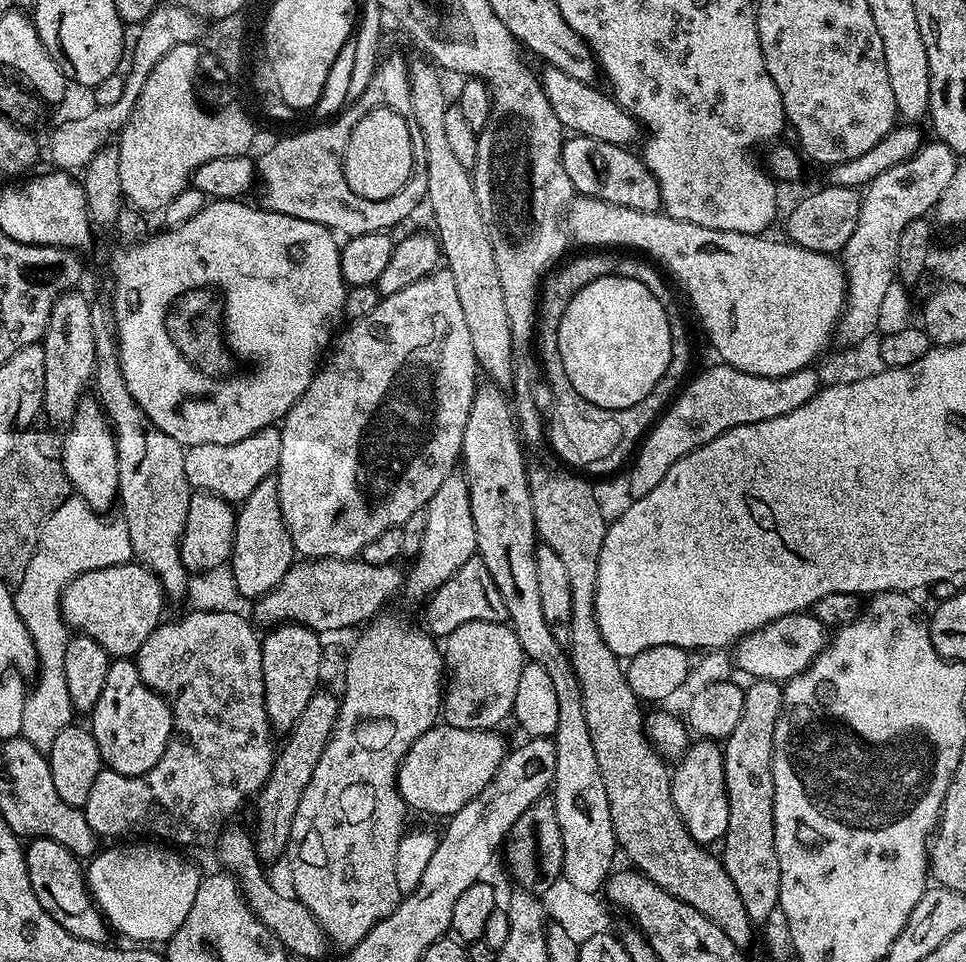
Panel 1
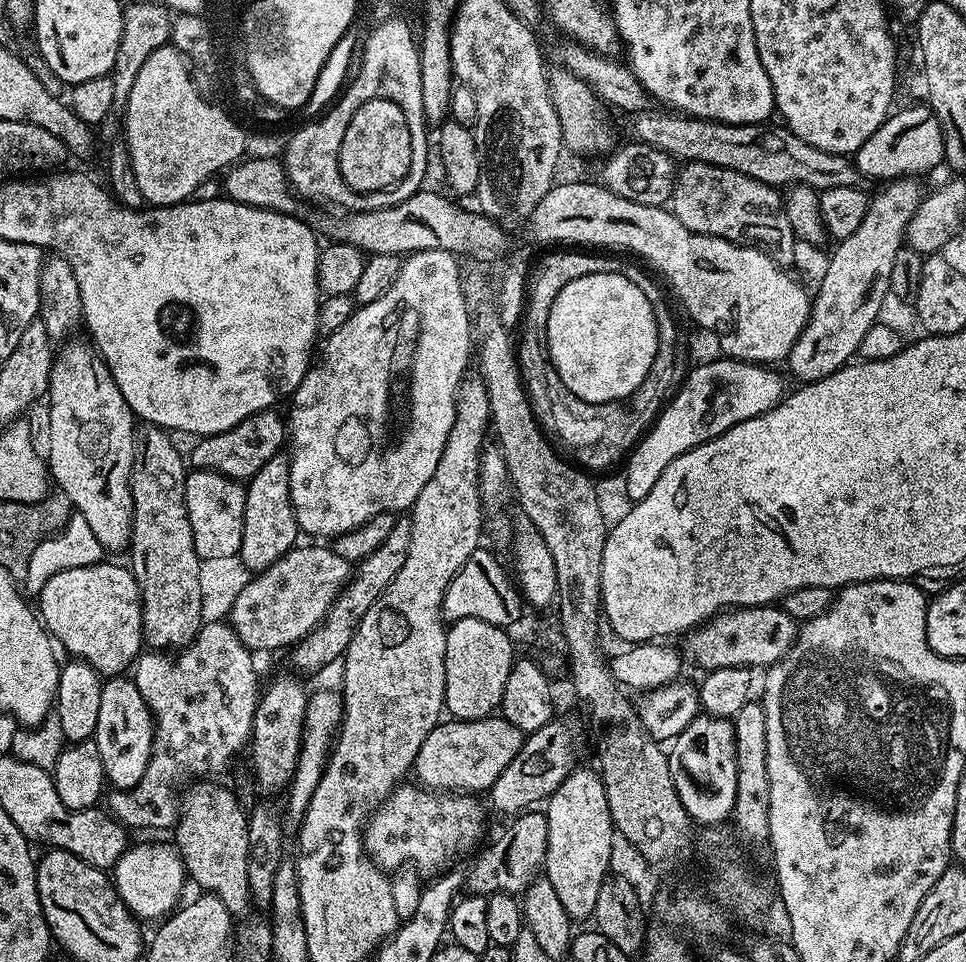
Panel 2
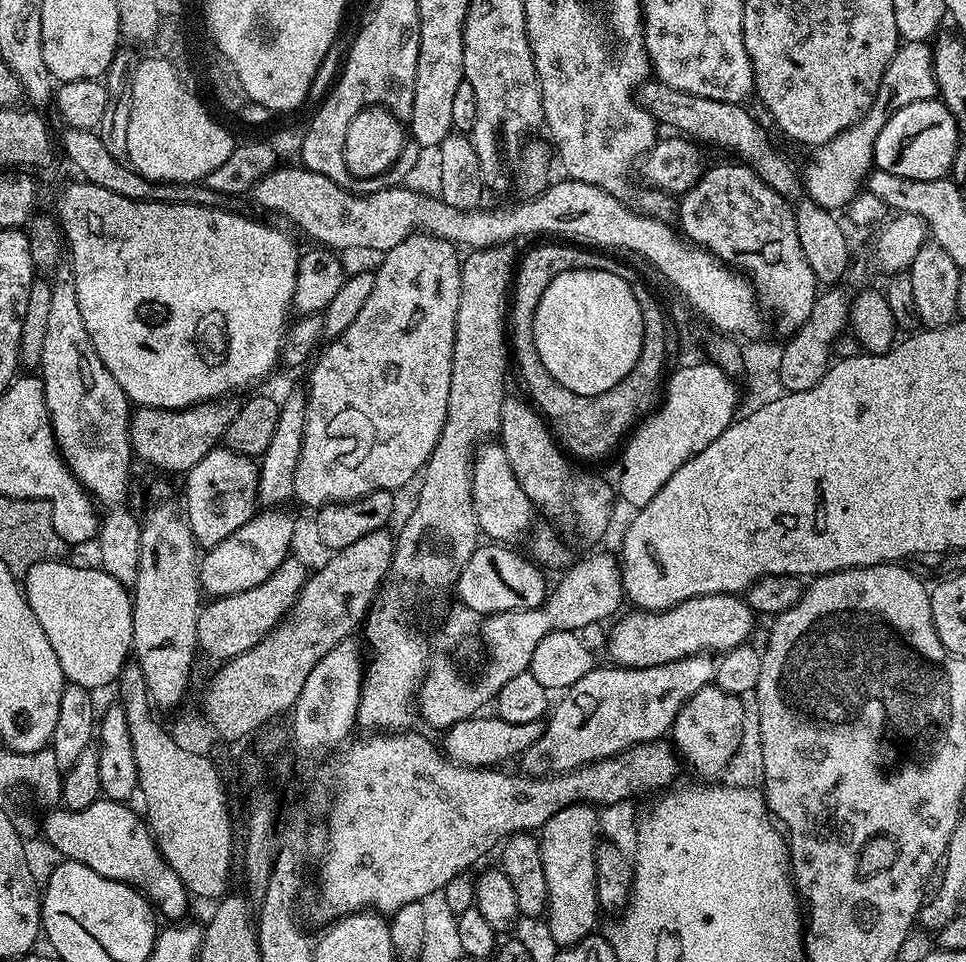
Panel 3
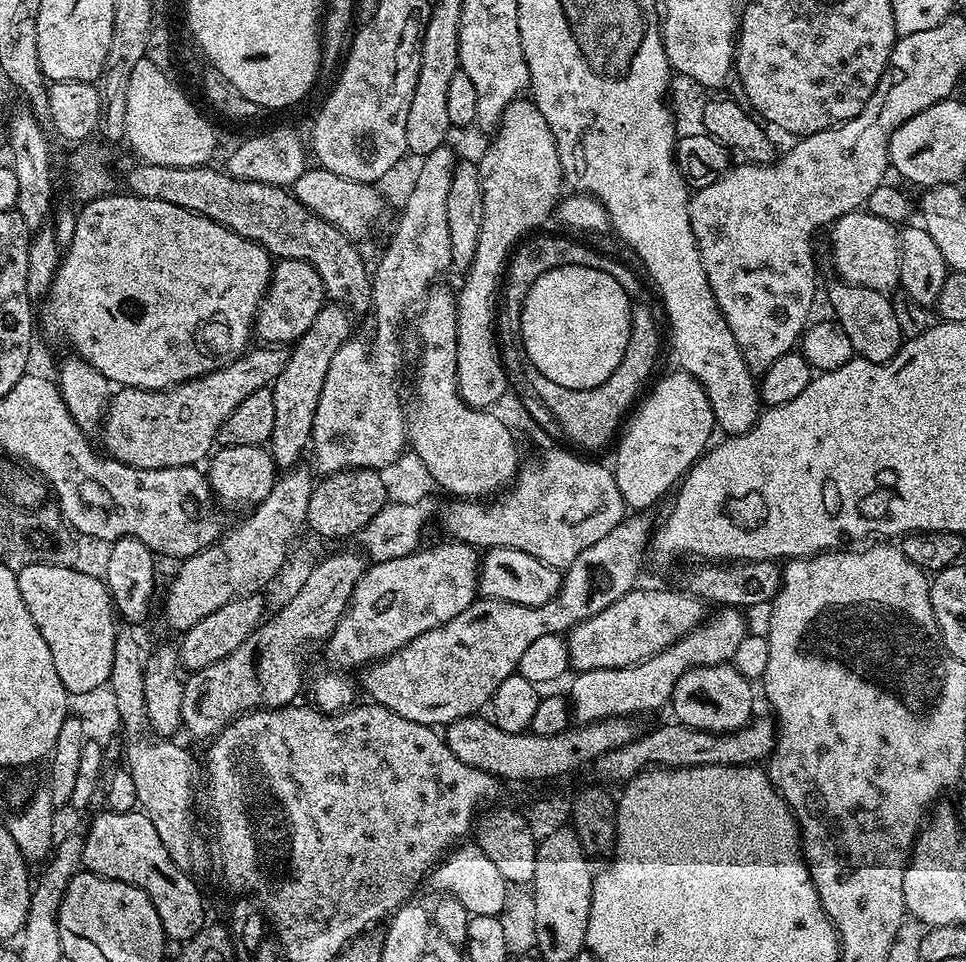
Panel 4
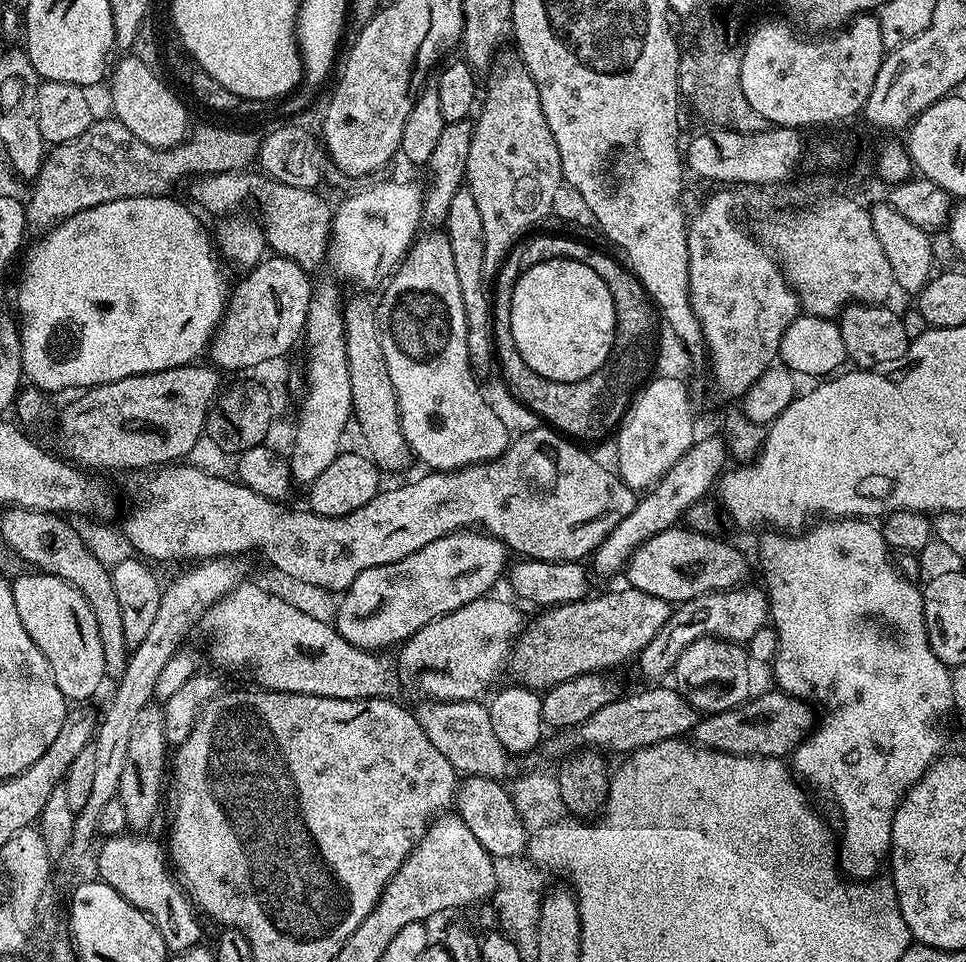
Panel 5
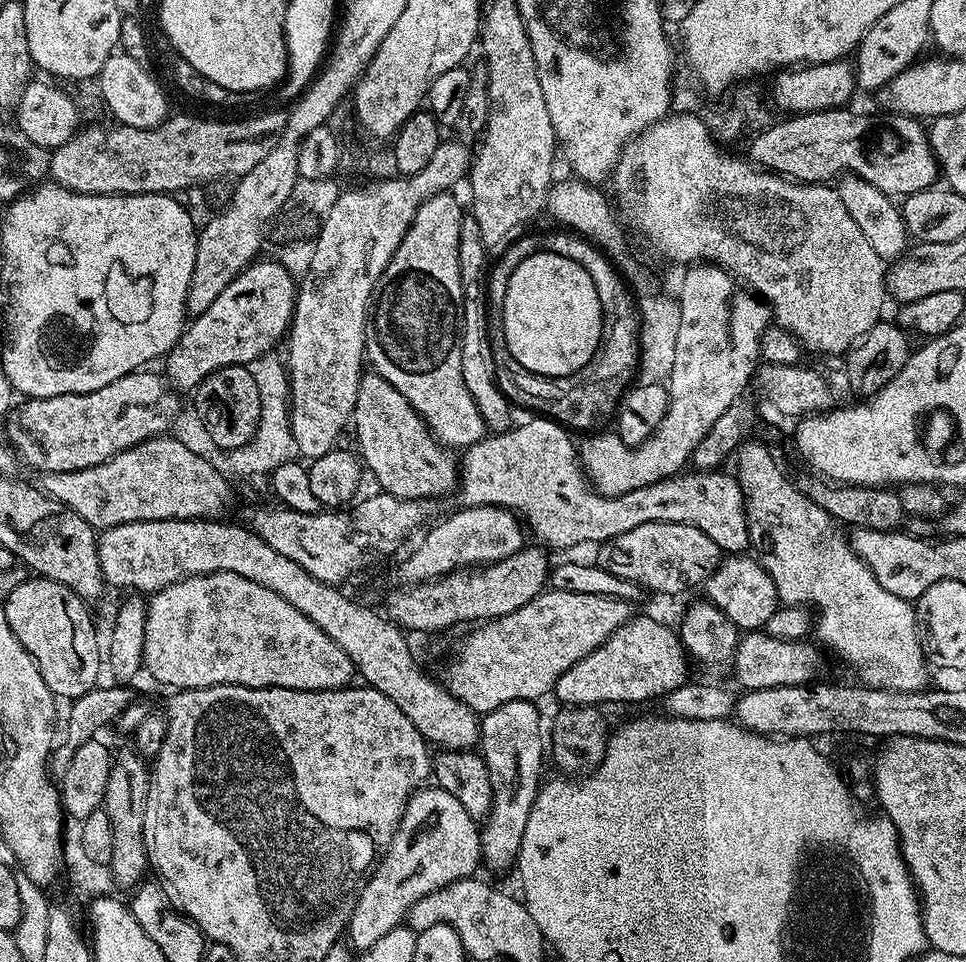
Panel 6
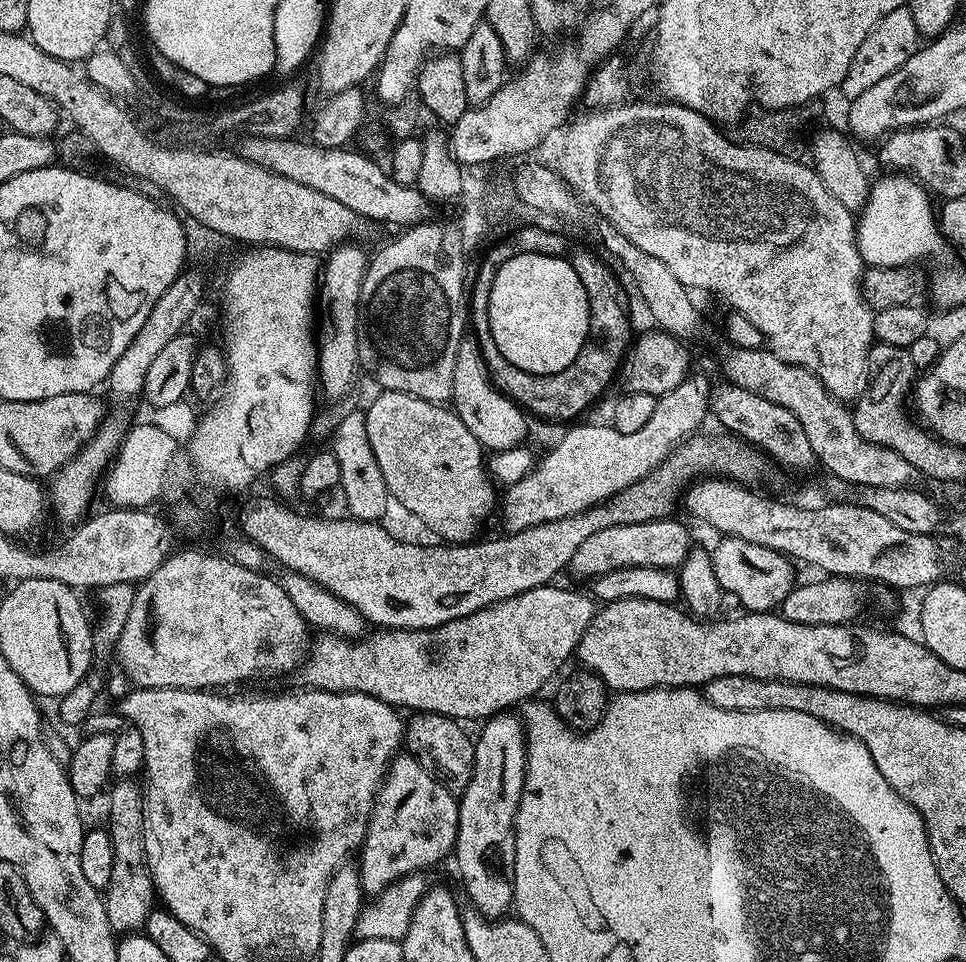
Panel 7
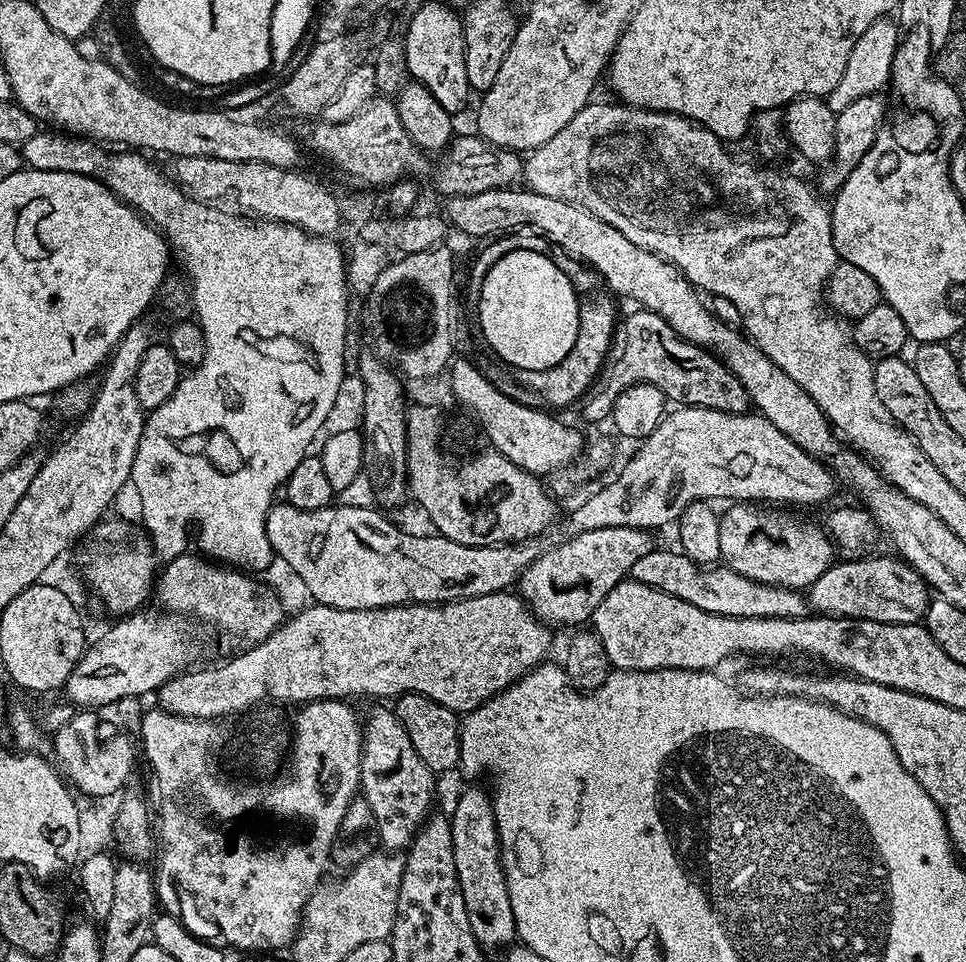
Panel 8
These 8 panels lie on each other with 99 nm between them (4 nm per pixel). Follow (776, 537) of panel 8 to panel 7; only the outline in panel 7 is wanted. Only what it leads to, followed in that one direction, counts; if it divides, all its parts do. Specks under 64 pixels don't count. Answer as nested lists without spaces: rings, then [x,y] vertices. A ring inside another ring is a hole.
[[[726,536],[717,539],[716,548],[711,549],[714,574],[721,589],[728,592],[741,604],[744,612],[771,612],[790,594],[794,586],[792,580],[793,561],[783,552],[775,552],[766,546],[746,542],[742,538]]]

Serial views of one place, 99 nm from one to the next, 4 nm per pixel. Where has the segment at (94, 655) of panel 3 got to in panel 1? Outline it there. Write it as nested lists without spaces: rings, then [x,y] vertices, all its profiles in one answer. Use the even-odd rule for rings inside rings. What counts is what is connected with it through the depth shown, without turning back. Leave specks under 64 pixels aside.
[[[129,562],[83,572],[78,578],[74,578],[60,595],[60,613],[63,614],[69,629],[92,638],[110,657],[132,658],[142,646],[142,642],[146,642],[146,638],[150,638],[152,631],[162,623],[163,616],[160,615],[164,612],[164,603],[164,588],[155,574],[139,562]]]

